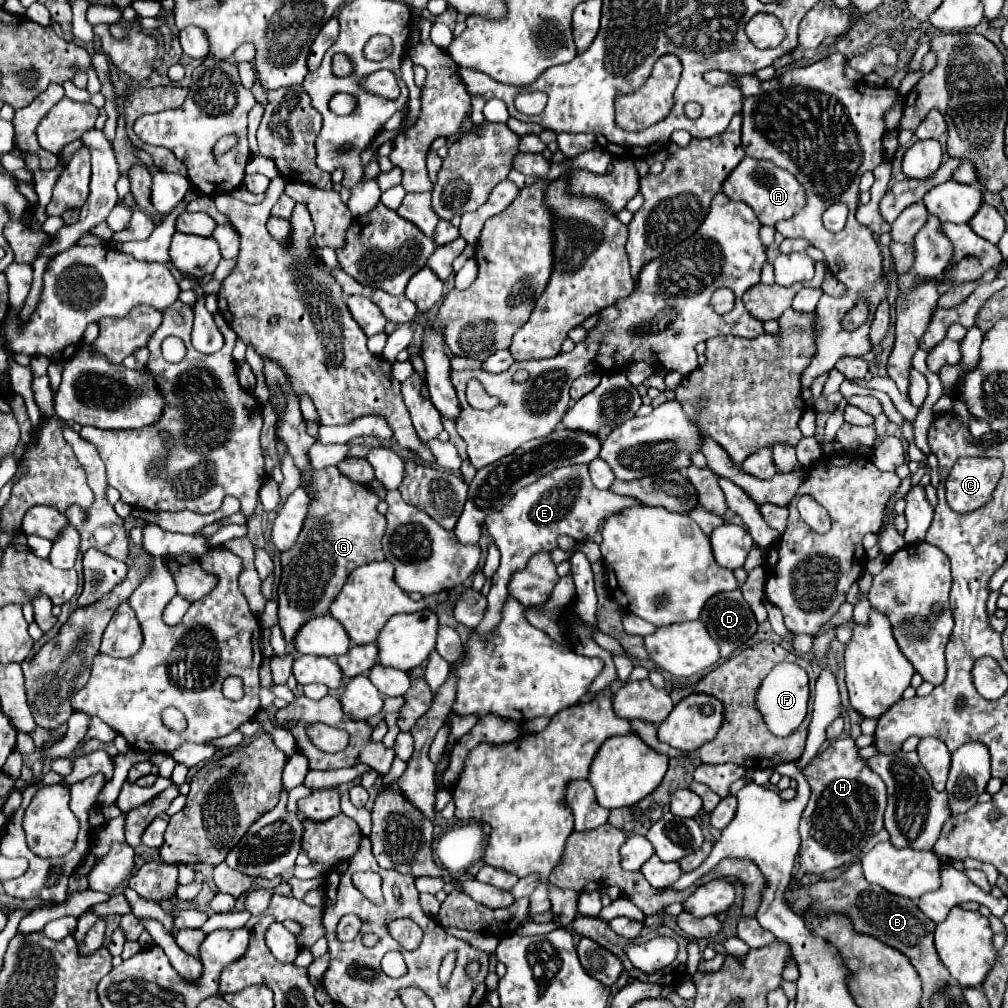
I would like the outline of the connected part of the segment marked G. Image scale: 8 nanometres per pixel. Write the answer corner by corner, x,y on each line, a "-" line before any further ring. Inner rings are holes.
329,466
301,476
301,486
309,494
309,514
295,546
281,552
281,580
277,588
279,626
293,648
293,634
303,622
329,612
329,604
345,584
351,570
383,560
381,538
387,520
377,512
379,496
367,486
347,480
337,466

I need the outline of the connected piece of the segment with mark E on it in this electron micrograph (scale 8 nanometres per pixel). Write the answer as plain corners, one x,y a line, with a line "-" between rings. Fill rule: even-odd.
585,464
557,468
557,470
541,476
531,486
525,486
523,490
519,490
507,506
503,506
499,512
493,512
493,514
489,514
489,518
485,518
485,526
489,530
495,546
501,550
501,564
491,578
493,586
491,586
491,592
487,594
489,604
487,604
485,616
483,616
481,624
475,628
475,632
481,638
493,636
493,632
501,624
501,618
503,618
501,612
503,612
503,606
509,596
507,594
509,576
515,570
523,568
531,554
535,554
539,550
555,550
557,538
563,534
567,534
575,540
591,538
609,514
617,514
619,510
625,510
635,504
639,504
635,498
629,500
627,496
619,496
611,490
597,490
591,482
589,468

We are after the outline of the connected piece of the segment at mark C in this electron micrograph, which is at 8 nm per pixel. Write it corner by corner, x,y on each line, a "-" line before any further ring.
961,458
945,482
949,506
960,514
985,506
991,502
1001,474
999,458

